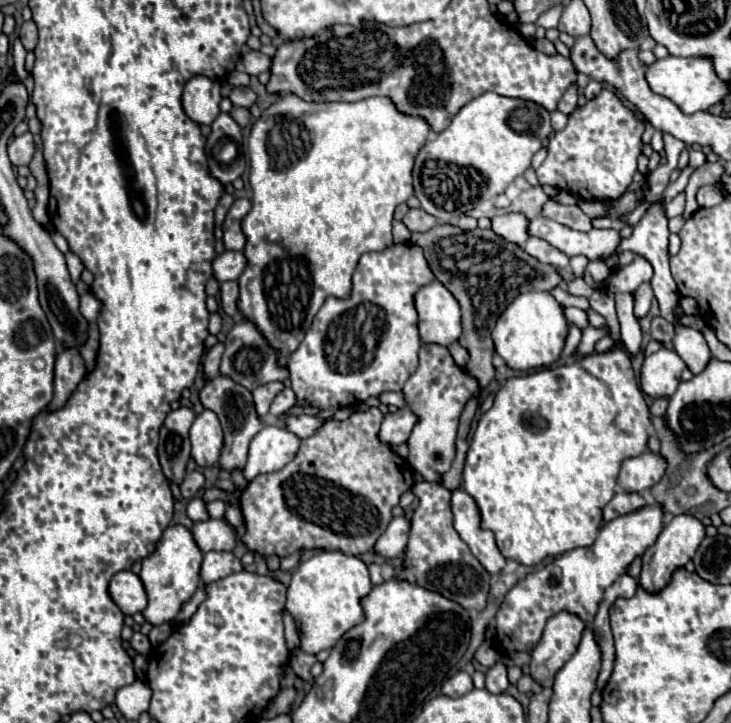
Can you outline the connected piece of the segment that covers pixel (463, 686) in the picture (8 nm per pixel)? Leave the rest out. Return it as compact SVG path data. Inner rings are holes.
M457 672L443 682L441 693L445 696L451 696L451 698L457 698L457 696L471 692L473 688L475 686L473 686L471 676L467 672Z

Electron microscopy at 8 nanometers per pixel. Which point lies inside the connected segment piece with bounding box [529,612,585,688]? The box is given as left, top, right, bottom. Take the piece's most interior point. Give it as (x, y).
(562, 634)

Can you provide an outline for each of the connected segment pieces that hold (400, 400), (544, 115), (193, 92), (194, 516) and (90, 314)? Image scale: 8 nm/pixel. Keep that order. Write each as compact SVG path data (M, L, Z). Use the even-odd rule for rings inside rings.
M401 391L384 392L381 396L379 396L379 400L382 404L395 405L397 408L403 408L406 405L403 393Z
M485 92L467 102L449 128L431 134L413 168L413 188L421 208L443 222L455 224L475 200L503 194L531 166L531 158L551 134L551 112L535 102Z
M193 76L183 90L183 110L197 124L211 124L219 110L221 86L217 80Z
M193 498L193 500L189 502L189 506L187 506L187 516L189 516L193 522L197 522L197 520L207 520L207 518L209 518L207 512L205 512L205 504L203 504L201 498Z
M87 292L87 294L83 294L83 296L79 298L79 310L81 310L81 314L83 314L89 322L95 322L95 318L97 318L97 314L99 314L99 308L101 308L101 302L99 302L91 292Z

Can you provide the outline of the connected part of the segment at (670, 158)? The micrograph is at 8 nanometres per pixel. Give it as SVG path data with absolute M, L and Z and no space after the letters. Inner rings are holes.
M663 132L663 144L665 144L665 152L667 152L665 154L667 156L667 166L671 166L671 170L673 170L673 168L677 168L677 158L679 158L679 152L685 148L685 144L675 140L667 132Z

